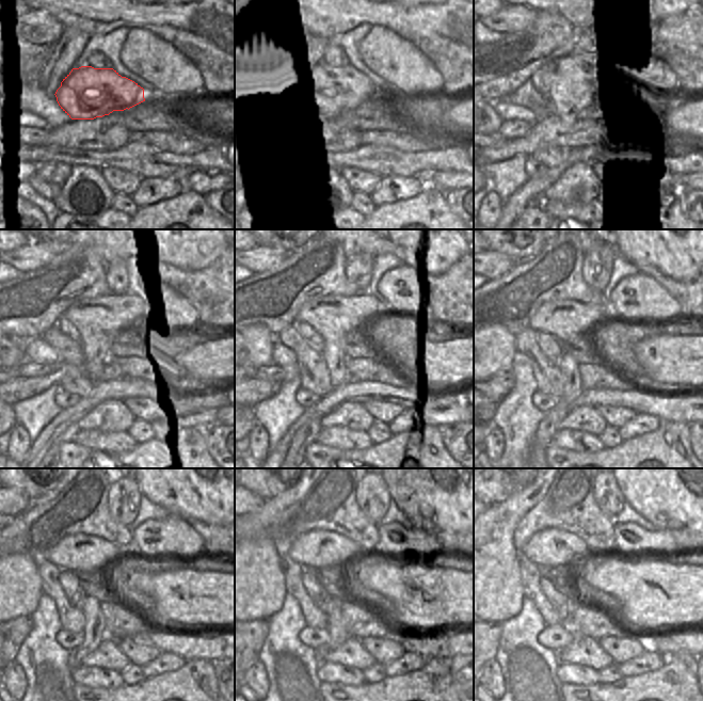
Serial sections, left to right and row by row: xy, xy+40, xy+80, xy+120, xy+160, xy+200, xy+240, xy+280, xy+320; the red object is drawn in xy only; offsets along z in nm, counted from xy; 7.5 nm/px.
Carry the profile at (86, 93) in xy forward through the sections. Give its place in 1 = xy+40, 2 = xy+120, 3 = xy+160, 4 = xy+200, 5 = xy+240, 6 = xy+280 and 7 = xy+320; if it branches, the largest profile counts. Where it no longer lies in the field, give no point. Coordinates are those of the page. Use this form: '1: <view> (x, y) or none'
1: xy+40 (325, 92)
2: xy+120 (98, 320)
3: xy+160 (334, 317)
4: xy+200 (563, 318)
5: xy+240 (79, 553)
6: xy+280 (317, 548)
7: xy+320 (550, 546)

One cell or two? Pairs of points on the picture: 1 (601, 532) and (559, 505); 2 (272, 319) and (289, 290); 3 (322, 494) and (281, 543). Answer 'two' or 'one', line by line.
1: one
2: one
3: one

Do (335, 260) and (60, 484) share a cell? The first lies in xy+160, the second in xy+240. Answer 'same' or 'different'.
different

